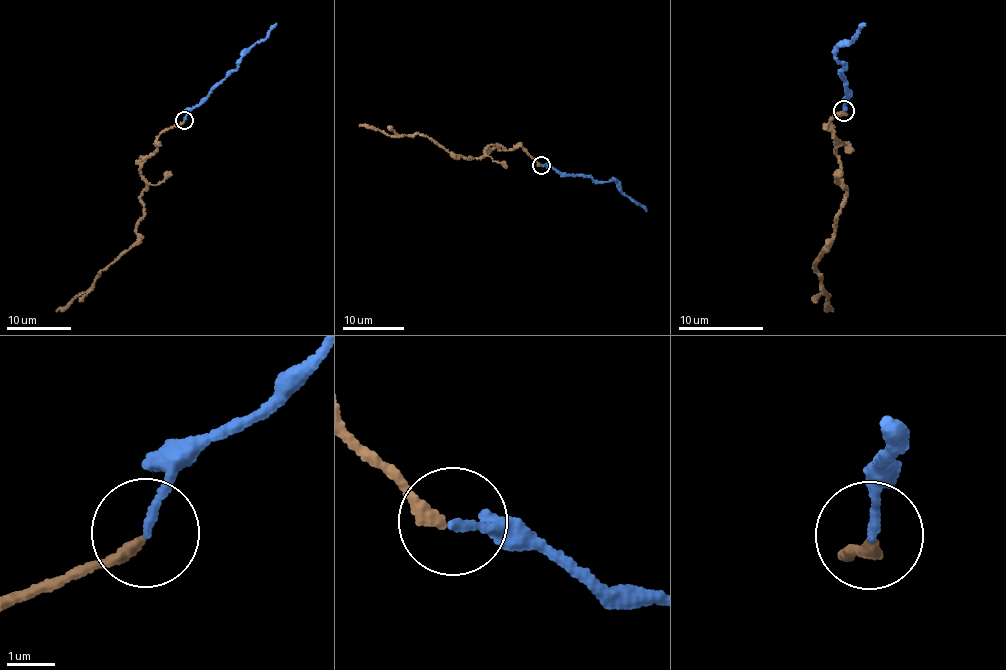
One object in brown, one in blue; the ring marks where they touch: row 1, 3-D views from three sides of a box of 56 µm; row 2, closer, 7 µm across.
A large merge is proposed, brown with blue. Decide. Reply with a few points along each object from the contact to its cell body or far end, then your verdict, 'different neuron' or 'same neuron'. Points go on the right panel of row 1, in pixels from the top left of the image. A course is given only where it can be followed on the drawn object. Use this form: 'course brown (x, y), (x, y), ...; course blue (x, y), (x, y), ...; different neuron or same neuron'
course brown (844, 111), (830, 121), (846, 201), (834, 238), (815, 264), (831, 310); course blue (844, 111), (849, 95), (841, 76), (844, 65), (835, 60), (835, 52), (840, 46), (851, 44), (865, 24); same neuron

